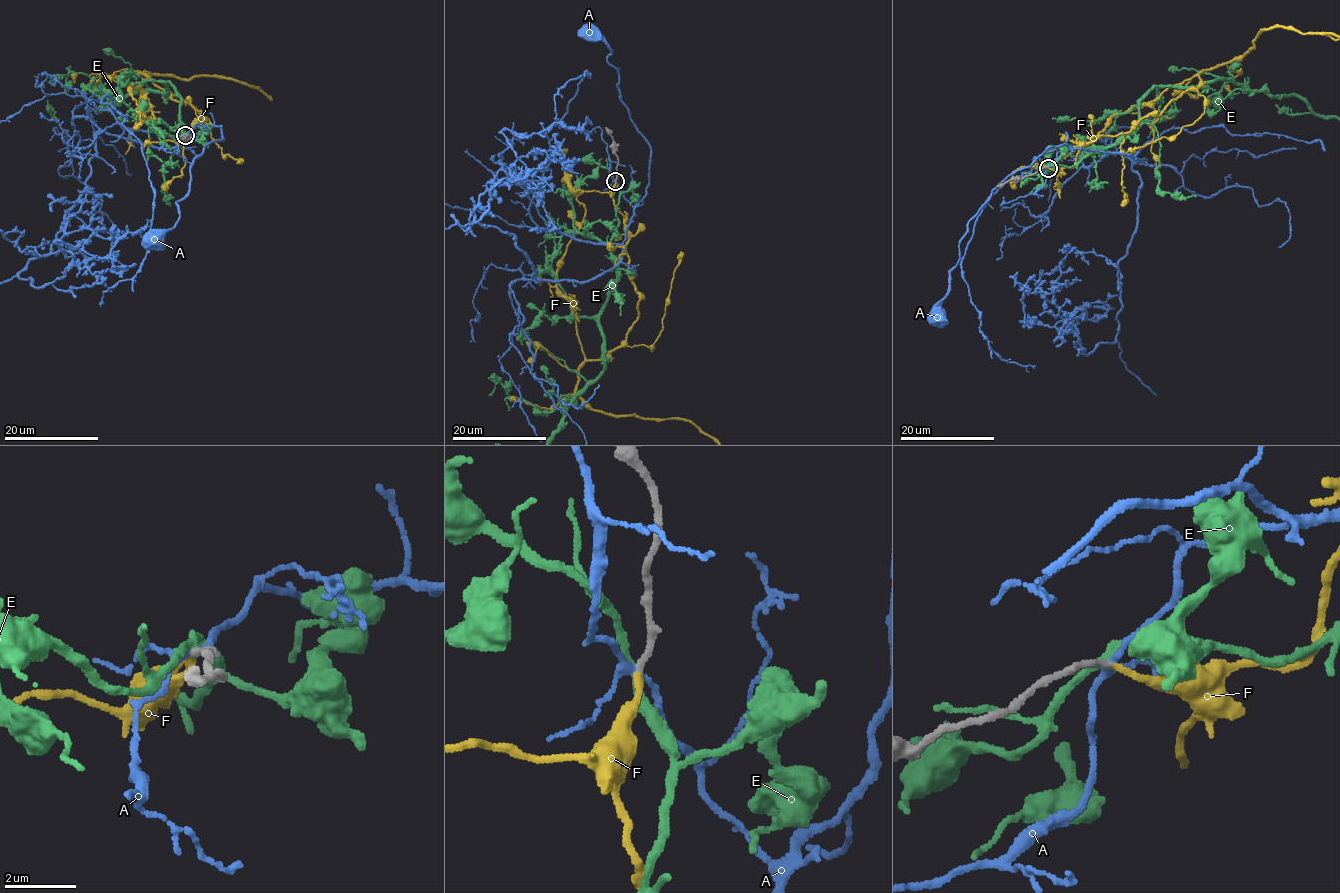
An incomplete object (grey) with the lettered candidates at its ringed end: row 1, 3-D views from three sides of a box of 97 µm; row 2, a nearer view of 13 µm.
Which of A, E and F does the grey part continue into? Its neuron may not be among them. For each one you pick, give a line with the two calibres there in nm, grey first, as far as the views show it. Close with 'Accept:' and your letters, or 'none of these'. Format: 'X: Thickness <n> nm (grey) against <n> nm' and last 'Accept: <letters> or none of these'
F: Thickness 180 nm (grey) against 160 nm
Accept: F

